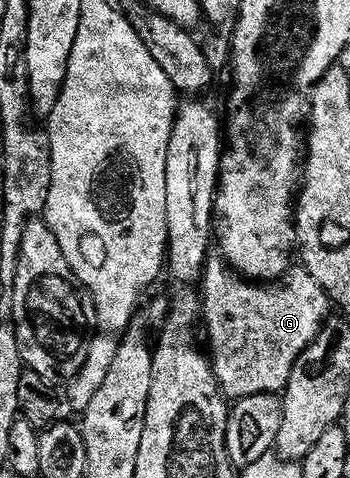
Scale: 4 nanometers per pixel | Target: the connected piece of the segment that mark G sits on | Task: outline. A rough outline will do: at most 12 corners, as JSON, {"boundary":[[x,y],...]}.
{"boundary":[[306,269],[201,276],[211,366],[228,400],[286,391],[332,314]]}

